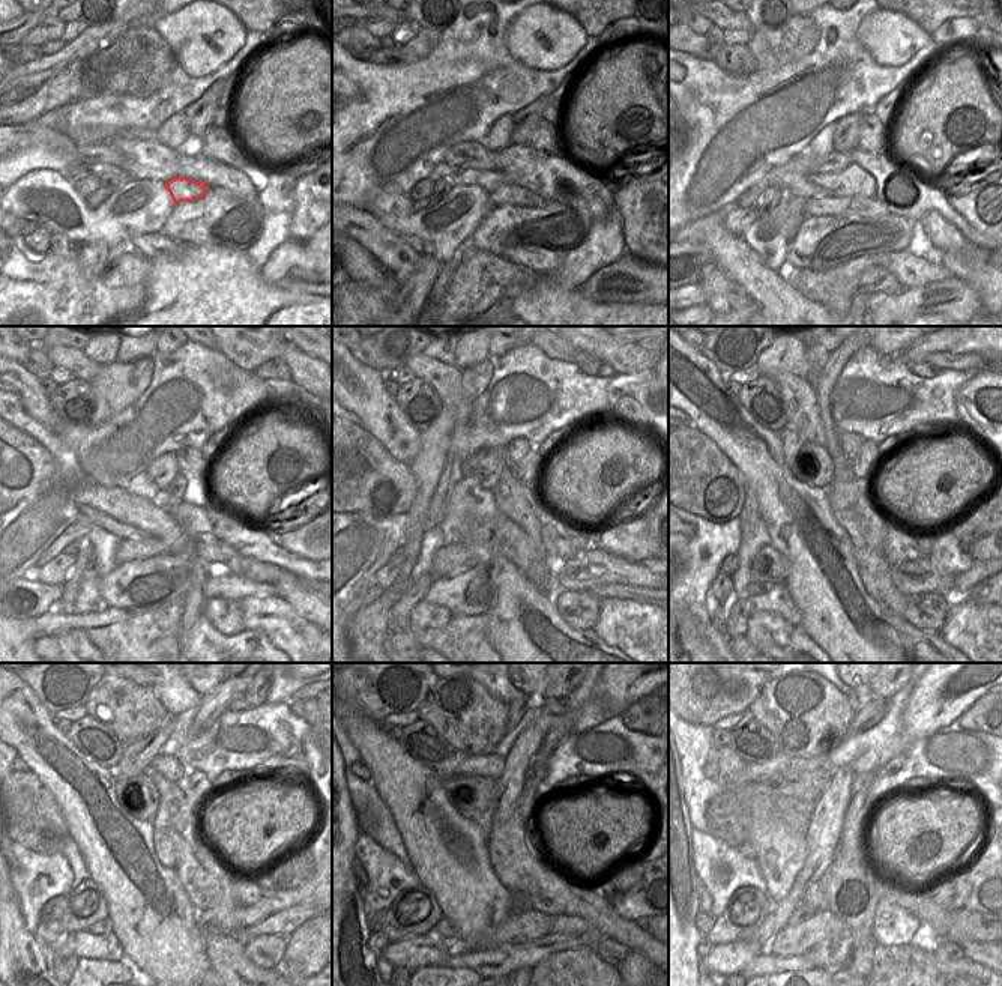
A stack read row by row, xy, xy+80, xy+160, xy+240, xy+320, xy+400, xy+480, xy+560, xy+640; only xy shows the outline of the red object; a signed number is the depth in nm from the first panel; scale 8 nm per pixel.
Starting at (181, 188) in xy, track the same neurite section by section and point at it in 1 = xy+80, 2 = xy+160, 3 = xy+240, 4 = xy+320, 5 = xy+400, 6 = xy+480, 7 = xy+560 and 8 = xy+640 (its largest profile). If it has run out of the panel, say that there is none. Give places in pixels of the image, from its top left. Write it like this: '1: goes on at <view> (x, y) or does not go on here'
1: goes on at xy+80 (504, 194)
2: goes on at xy+160 (839, 202)
3: goes on at xy+240 (131, 549)
4: goes on at xy+320 (449, 561)
5: goes on at xy+400 (768, 567)
6: goes on at xy+480 (86, 905)
7: goes on at xy+560 (413, 913)
8: goes on at xy+640 (747, 910)

